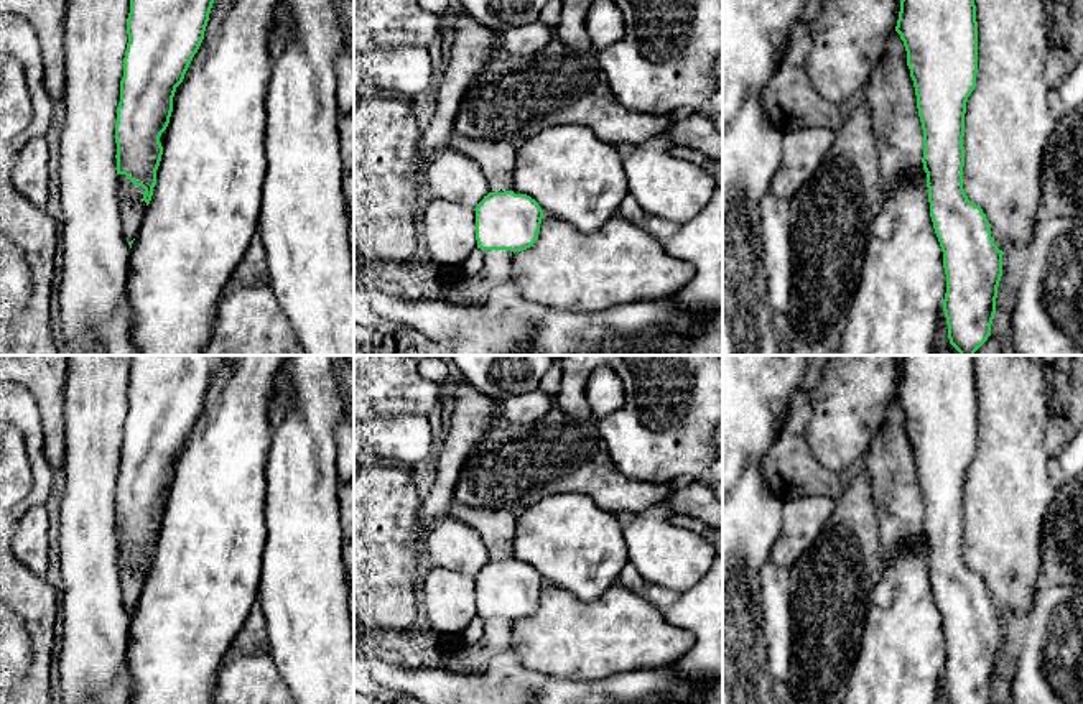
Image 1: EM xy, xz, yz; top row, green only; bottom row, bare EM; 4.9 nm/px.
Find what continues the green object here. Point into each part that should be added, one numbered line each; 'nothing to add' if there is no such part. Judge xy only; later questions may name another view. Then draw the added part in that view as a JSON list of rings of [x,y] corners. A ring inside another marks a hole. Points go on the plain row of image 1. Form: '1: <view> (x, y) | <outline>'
nothing to add

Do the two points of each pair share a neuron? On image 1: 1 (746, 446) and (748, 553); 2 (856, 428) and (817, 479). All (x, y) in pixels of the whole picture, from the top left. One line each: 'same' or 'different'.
1: same
2: different

